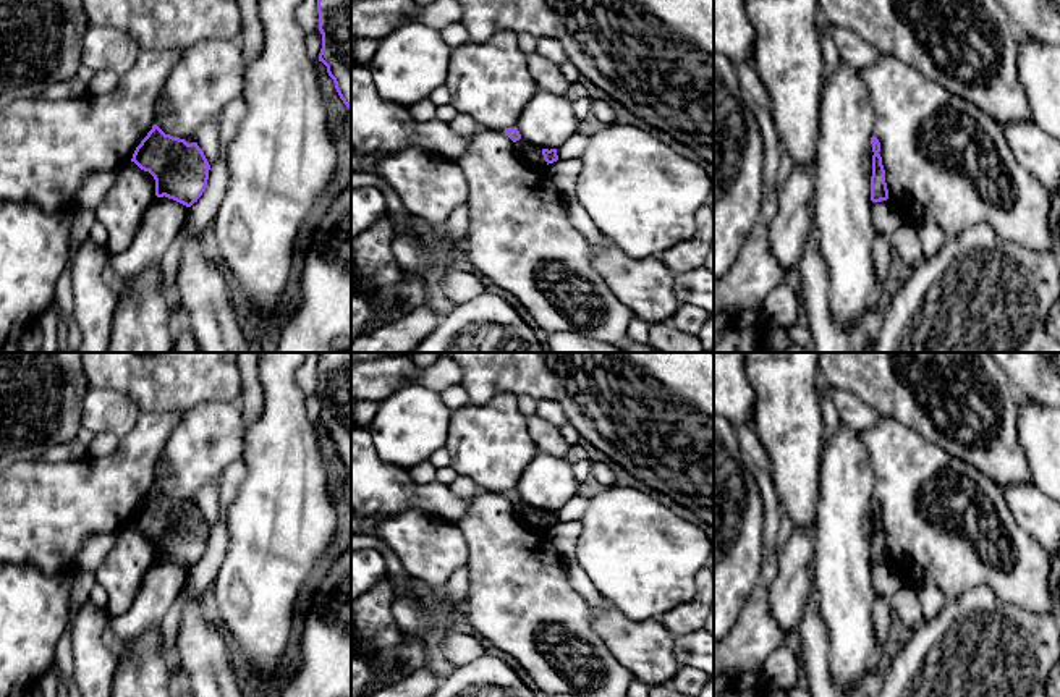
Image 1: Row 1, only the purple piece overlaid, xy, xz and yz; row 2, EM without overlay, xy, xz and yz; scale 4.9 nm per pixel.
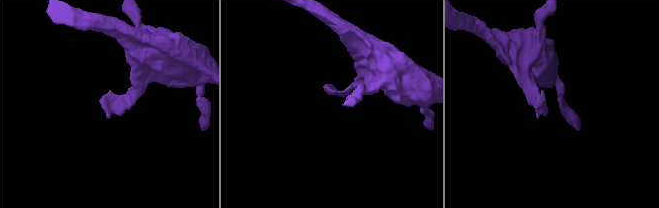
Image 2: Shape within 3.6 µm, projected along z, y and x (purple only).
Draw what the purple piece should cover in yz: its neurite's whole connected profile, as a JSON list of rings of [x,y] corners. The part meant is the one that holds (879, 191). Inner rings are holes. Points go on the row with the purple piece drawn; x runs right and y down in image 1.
[[[876,136],[871,137],[872,144],[872,176],[871,176],[871,201],[872,202],[880,202],[888,199],[888,189],[885,183],[885,170],[882,165],[882,157],[880,157],[880,142]]]

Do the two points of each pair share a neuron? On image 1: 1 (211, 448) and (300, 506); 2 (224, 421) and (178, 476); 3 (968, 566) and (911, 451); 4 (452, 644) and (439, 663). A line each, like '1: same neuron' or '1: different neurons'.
1: different neurons
2: same neuron
3: same neuron
4: different neurons

